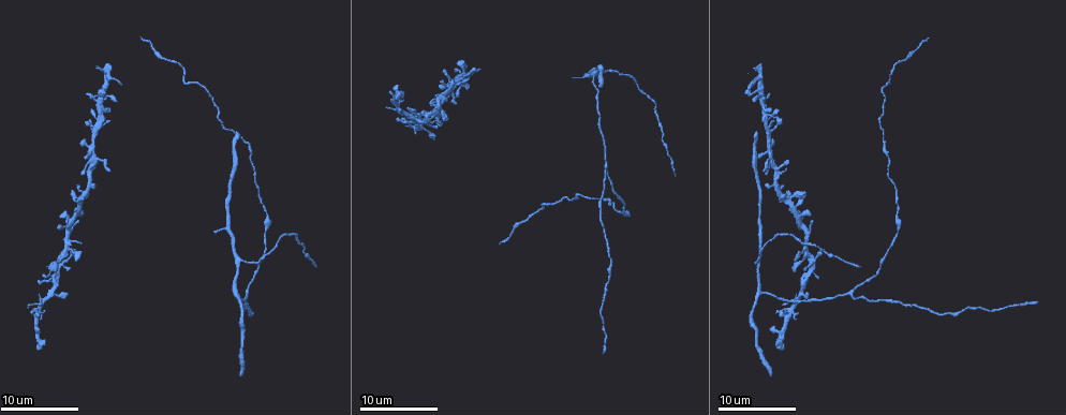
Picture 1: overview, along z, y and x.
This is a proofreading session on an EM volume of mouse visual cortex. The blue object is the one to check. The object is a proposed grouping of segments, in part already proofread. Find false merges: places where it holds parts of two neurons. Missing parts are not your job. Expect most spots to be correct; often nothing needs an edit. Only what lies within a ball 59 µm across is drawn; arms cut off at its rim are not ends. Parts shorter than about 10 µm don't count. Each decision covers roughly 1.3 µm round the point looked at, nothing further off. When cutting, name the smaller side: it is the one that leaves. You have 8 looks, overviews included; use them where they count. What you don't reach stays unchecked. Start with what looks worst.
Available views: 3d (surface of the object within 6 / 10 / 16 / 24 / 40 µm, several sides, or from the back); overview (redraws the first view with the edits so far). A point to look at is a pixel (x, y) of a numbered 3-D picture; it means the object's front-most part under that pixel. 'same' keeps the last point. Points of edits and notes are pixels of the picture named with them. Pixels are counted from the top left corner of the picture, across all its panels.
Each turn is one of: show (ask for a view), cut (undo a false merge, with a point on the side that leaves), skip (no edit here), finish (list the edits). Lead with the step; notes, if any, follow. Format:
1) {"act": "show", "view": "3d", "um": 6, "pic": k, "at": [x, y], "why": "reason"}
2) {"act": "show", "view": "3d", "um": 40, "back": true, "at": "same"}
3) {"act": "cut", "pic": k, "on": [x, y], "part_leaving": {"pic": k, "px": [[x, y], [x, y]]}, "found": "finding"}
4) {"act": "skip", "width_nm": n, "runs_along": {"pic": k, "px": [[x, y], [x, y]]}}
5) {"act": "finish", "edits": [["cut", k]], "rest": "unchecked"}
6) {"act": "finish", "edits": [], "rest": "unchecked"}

{"act": "show", "view": "3d", "um": 10, "pic": 1, "at": [605, 164]}

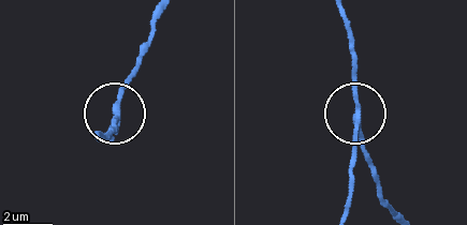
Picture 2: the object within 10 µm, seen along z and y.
{"act": "skip", "arms": 3, "runs_along": {"pic": 2, "px": [[341, 14], [352, 45], [358, 106], [352, 190]]}, "found": "all the same neuron"}

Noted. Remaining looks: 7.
{"act": "show", "view": "3d", "um": 16, "pic": 1, "at": [100, 159]}

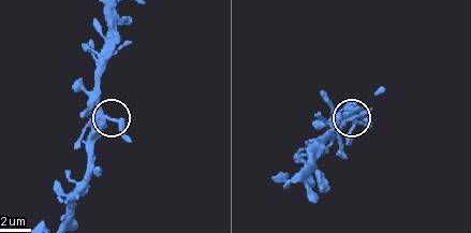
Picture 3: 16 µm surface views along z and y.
{"act": "show", "view": "3d", "um": 6, "pic": 3, "at": [351, 117]}

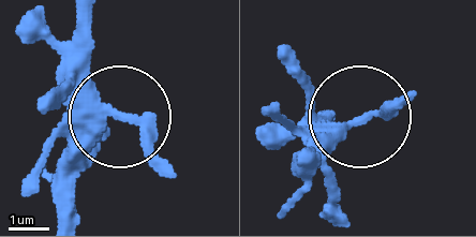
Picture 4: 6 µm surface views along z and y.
{"act": "skip", "width_nm": 300, "found": "all the same neuron"}

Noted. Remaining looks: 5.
{"act": "show", "view": "3d", "um": 16, "pic": 1, "at": [241, 260], "why": "three-way junction"}

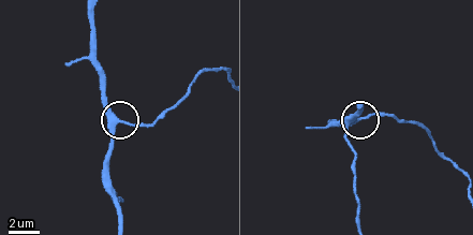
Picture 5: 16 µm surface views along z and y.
{"act": "skip", "width_nm": 290, "runs_along": {"pic": 5, "px": [[108, 172], [108, 150], [116, 122], [153, 126]]}, "found": "continuous, no second neuron"}

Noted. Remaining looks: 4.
{"act": "show", "view": "3d", "um": 16, "pic": 1, "at": [811, 274], "why": "narrows sharply"}

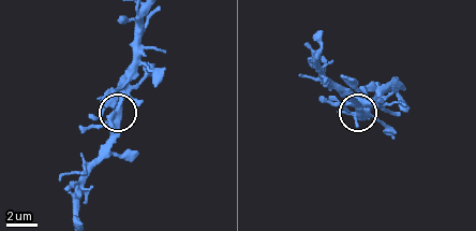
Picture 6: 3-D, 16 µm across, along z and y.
{"act": "show", "view": "3d", "um": 16, "back": true, "pic": 6, "at": [118, 117], "why": "other side"}

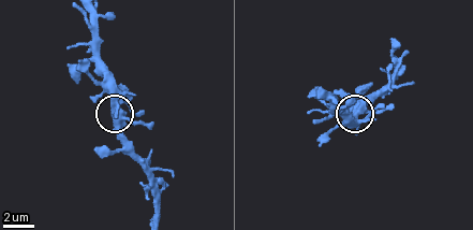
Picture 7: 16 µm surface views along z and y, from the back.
{"act": "skip", "found": "one neuron here"}

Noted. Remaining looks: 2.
{"act": "finish", "edits": [], "rest": "unchecked"}

